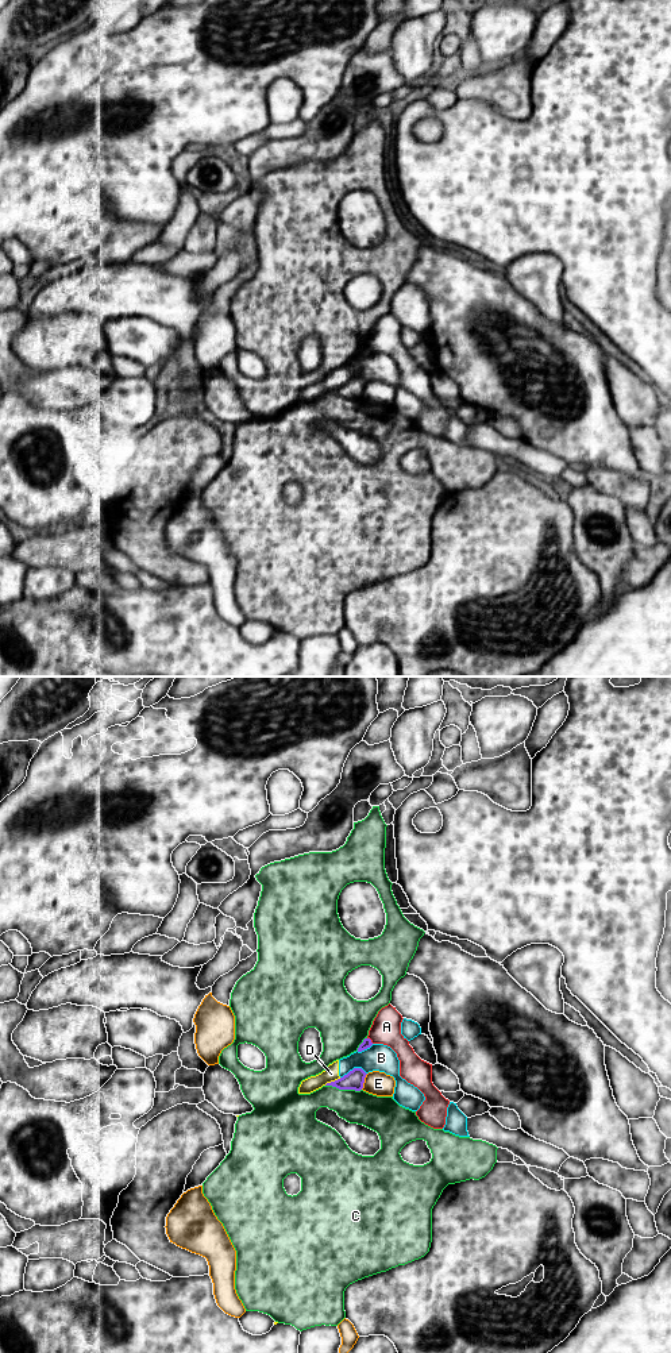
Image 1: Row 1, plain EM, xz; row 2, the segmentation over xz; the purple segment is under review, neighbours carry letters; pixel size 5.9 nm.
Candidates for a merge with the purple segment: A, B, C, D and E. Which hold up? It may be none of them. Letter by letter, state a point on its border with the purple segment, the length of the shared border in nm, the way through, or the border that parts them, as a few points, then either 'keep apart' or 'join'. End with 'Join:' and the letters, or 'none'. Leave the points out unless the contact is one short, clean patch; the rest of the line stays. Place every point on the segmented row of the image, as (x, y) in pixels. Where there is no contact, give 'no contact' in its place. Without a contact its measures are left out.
A: meets purple in xz at (370, 1040); contact 50 nm long; border along xz (367, 1037), (373, 1043); keep apart
B: meets purple in xz at (354, 1068); contact 160 nm long; border along xz (366, 1072), (361, 1068), (353, 1068), (340, 1078); keep apart
C: meets purple in xz at (343, 1089); contact 220 nm long; keep apart
D: meets purple in xz at (332, 1082); contact 110 nm long; border along xz (340, 1078), (324, 1084); keep apart
E: meets purple in xz at (363, 1082); contact 100 nm long; keep apart
Join: none

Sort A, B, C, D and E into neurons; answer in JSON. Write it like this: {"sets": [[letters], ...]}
{"sets": [["A"], ["B", "D"], ["C"], ["E"]]}

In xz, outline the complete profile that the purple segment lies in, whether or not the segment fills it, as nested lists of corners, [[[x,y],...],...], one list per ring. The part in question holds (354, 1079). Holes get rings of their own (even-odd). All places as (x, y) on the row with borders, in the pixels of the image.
[[[354,1068],[343,1078],[340,1078],[335,1082],[327,1083],[325,1086],[332,1086],[339,1090],[360,1091],[363,1088],[366,1075],[367,1073],[362,1068]]]

